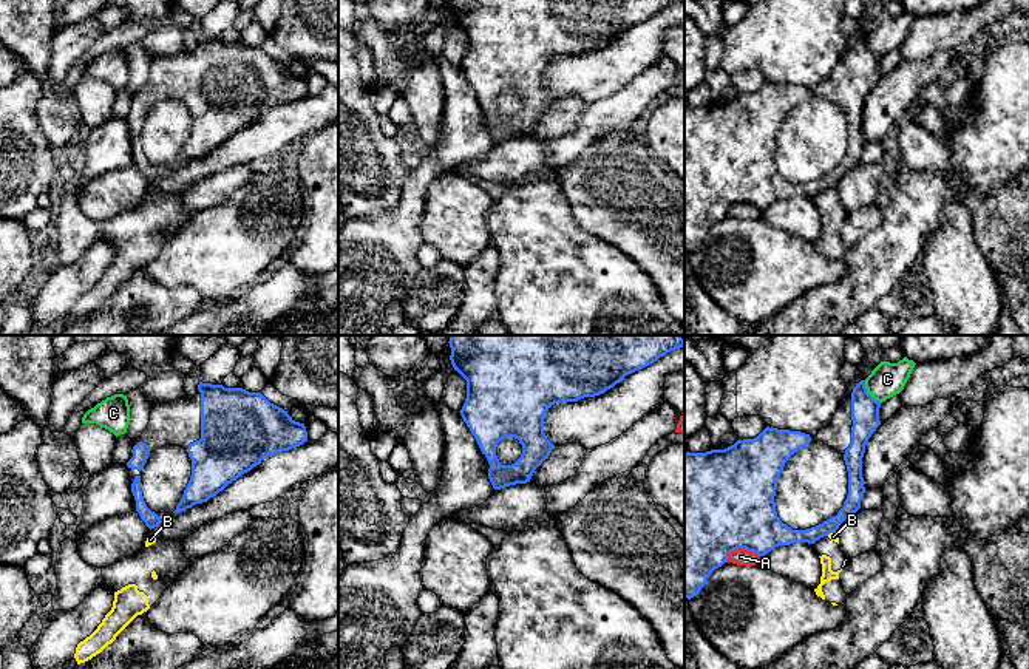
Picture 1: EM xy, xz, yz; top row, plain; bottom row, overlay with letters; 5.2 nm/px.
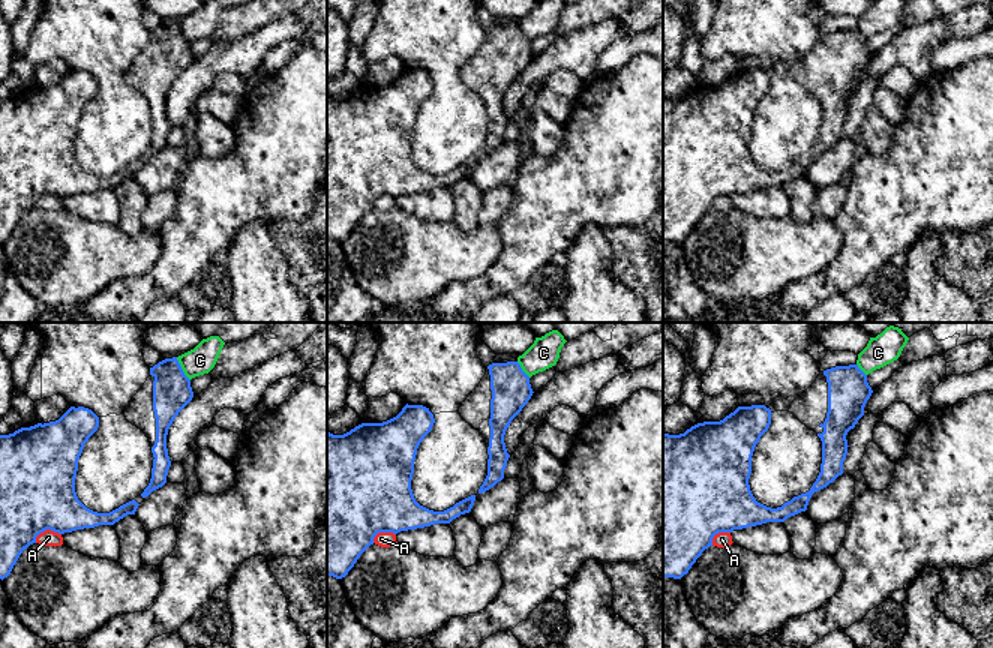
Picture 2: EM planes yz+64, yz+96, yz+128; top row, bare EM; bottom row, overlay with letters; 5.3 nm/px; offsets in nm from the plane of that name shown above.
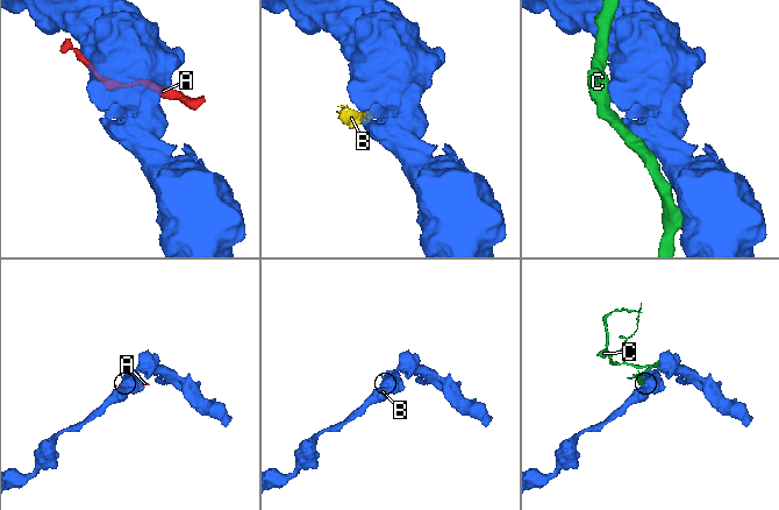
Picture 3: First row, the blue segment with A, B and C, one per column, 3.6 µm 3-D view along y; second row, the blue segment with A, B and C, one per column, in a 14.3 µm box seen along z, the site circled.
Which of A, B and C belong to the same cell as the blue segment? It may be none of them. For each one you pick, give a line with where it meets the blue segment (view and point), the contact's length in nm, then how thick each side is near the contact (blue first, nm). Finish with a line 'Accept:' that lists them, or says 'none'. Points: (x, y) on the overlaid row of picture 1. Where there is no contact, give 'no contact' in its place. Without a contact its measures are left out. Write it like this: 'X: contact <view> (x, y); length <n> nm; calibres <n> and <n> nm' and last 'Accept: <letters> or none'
Accept: none

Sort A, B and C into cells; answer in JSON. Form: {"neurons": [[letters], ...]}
{"neurons": [["A"], ["B"], ["C"]]}

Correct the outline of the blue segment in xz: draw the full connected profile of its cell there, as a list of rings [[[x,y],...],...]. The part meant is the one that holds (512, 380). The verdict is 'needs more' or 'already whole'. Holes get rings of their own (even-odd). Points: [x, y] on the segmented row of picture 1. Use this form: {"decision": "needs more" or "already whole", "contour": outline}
{"decision": "already whole", "contour": [[[450,335],[448,343],[451,348],[451,365],[454,371],[457,371],[467,380],[467,399],[459,413],[467,426],[470,428],[471,434],[474,436],[482,454],[487,457],[490,464],[488,479],[494,490],[530,482],[535,470],[550,456],[555,445],[547,439],[544,433],[544,419],[547,411],[555,403],[578,402],[584,397],[595,397],[604,394],[607,389],[613,388],[616,383],[624,380],[626,375],[652,365],[671,351],[684,346],[684,340],[681,338],[681,335]],[[505,437],[514,437],[522,445],[521,457],[511,465],[502,465],[496,456],[496,447]]]}

